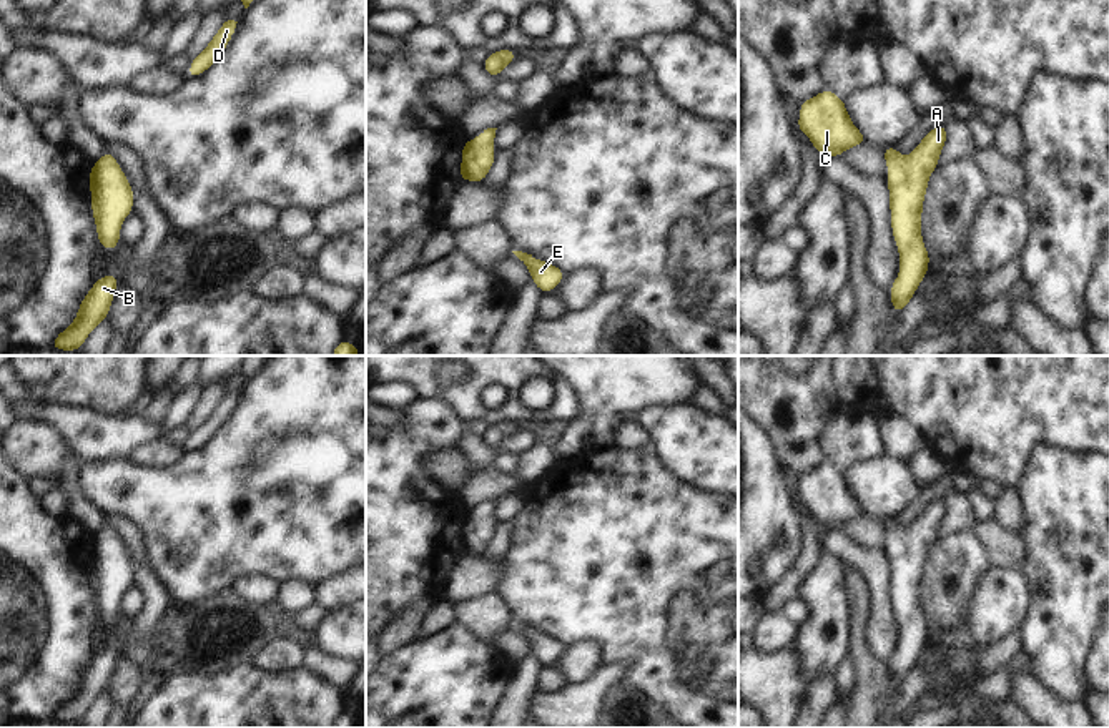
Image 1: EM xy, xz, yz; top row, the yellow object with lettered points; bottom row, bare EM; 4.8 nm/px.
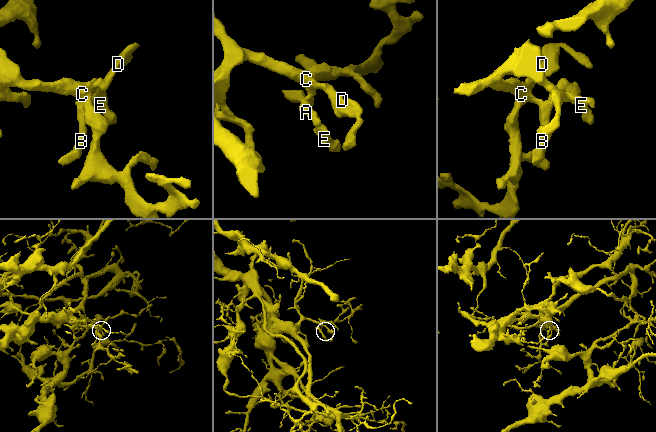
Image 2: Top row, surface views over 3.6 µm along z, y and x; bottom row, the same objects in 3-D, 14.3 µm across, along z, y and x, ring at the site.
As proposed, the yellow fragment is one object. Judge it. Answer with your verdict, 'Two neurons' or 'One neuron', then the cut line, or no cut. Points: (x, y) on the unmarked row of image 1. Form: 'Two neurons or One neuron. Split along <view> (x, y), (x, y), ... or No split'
One neuron. No split

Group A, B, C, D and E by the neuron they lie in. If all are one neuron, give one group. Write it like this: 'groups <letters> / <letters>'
groups A B C D E

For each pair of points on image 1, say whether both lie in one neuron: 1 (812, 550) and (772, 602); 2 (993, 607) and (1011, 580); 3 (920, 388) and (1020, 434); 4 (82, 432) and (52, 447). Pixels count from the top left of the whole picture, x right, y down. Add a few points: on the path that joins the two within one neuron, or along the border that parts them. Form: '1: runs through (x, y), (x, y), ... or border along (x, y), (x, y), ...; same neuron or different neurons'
1: runs through (805, 564), (785, 589); same neuron
2: runs through (1000, 600), (1006, 587); same neuron
3: runs through (936, 401), (948, 401), (956, 409), (993, 409); same neuron
4: border along (32, 418), (44, 419), (80, 461); different neurons

